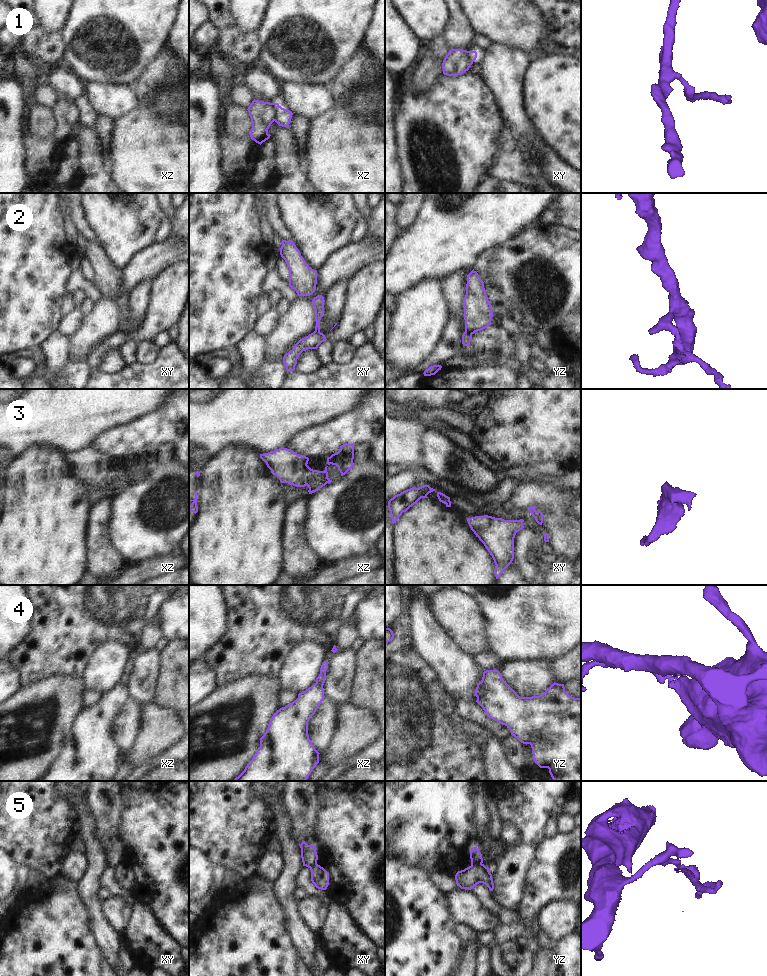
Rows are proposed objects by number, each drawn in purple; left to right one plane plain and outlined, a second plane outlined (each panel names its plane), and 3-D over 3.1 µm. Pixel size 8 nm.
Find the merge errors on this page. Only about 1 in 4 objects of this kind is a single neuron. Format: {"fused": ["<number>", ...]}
{"fused": ["1", "2", "3", "4", "5"]}

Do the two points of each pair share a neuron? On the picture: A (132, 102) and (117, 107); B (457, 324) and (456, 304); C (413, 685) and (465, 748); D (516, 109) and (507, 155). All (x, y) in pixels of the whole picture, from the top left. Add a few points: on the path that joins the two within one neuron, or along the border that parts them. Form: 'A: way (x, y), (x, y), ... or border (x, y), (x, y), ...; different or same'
A: way (128, 102), (121, 103); same
B: border (462, 315), (455, 314), (449, 317); different
C: way (426, 701), (435, 710), (435, 718), (449, 732); same
D: border (513, 138), (516, 142); different

